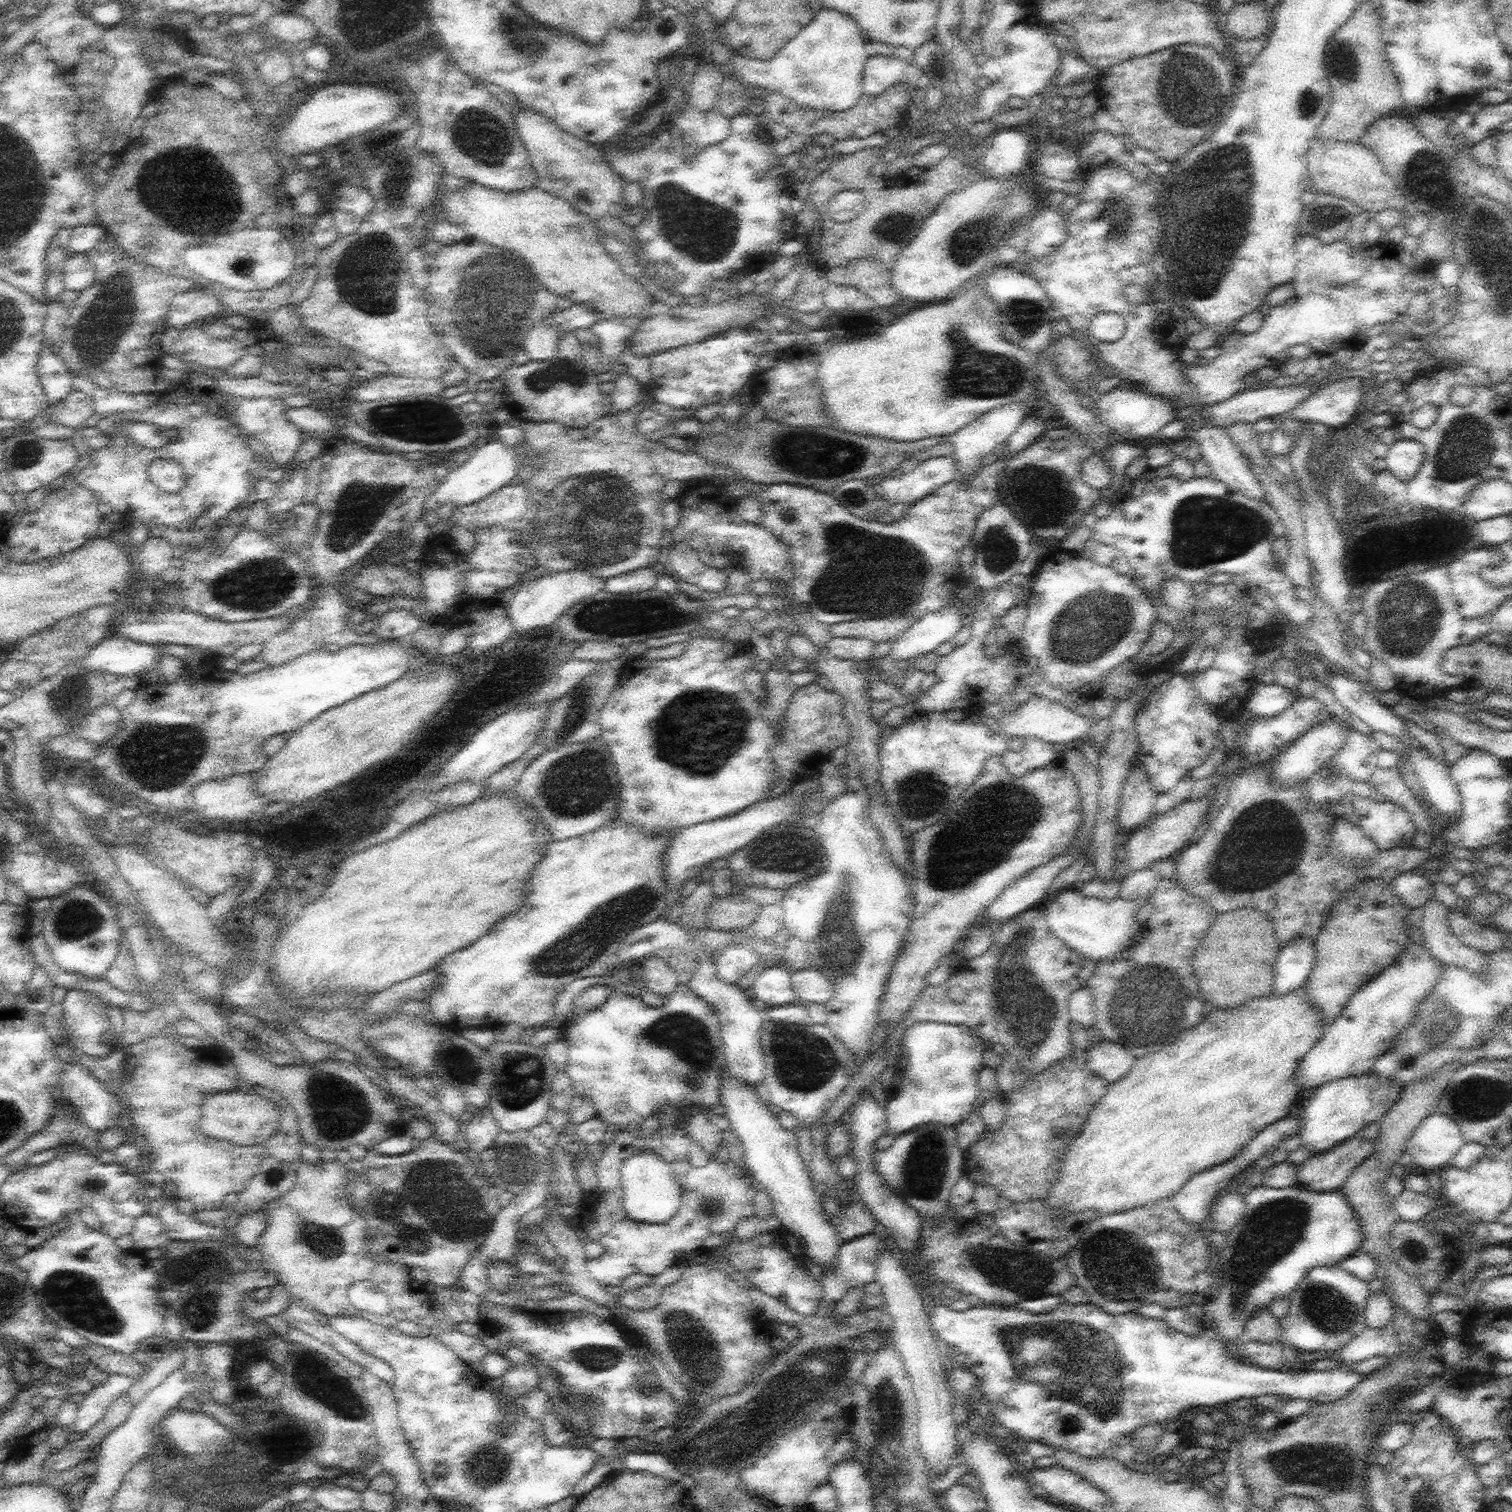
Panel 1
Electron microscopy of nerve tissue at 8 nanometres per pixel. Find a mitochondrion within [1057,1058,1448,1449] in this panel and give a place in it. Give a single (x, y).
(1271, 1231)

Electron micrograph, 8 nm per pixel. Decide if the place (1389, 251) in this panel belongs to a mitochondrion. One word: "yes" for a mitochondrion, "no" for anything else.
no

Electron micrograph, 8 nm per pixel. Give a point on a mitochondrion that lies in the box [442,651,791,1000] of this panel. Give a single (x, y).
(721, 721)

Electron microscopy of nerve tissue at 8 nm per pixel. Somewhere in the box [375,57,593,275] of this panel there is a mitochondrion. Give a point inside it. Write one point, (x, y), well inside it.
(476, 134)

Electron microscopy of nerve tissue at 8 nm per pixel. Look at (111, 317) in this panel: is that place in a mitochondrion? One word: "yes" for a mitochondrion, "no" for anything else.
yes

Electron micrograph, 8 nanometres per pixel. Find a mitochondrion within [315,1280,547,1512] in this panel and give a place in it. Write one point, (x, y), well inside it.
(487, 1468)

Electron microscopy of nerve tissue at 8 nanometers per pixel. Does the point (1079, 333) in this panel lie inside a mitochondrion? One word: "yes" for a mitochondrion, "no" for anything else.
no

